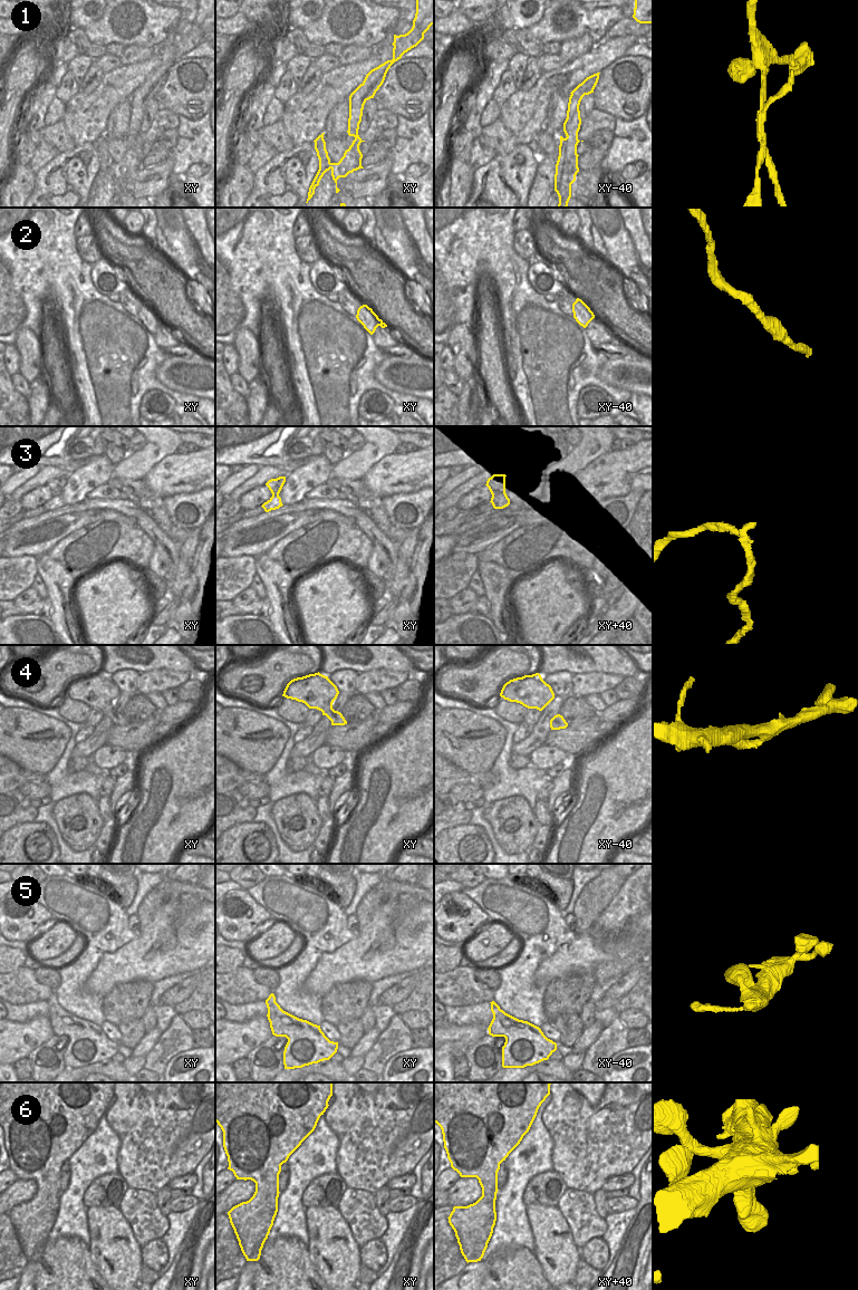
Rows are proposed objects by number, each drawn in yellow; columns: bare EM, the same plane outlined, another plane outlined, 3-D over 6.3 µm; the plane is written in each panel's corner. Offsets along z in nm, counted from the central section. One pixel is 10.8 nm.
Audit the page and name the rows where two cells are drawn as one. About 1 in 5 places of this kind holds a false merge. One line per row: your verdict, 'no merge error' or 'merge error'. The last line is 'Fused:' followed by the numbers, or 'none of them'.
1: merge error
2: no merge error
3: merge error
4: no merge error
5: no merge error
6: no merge error
Fused: 1, 3

